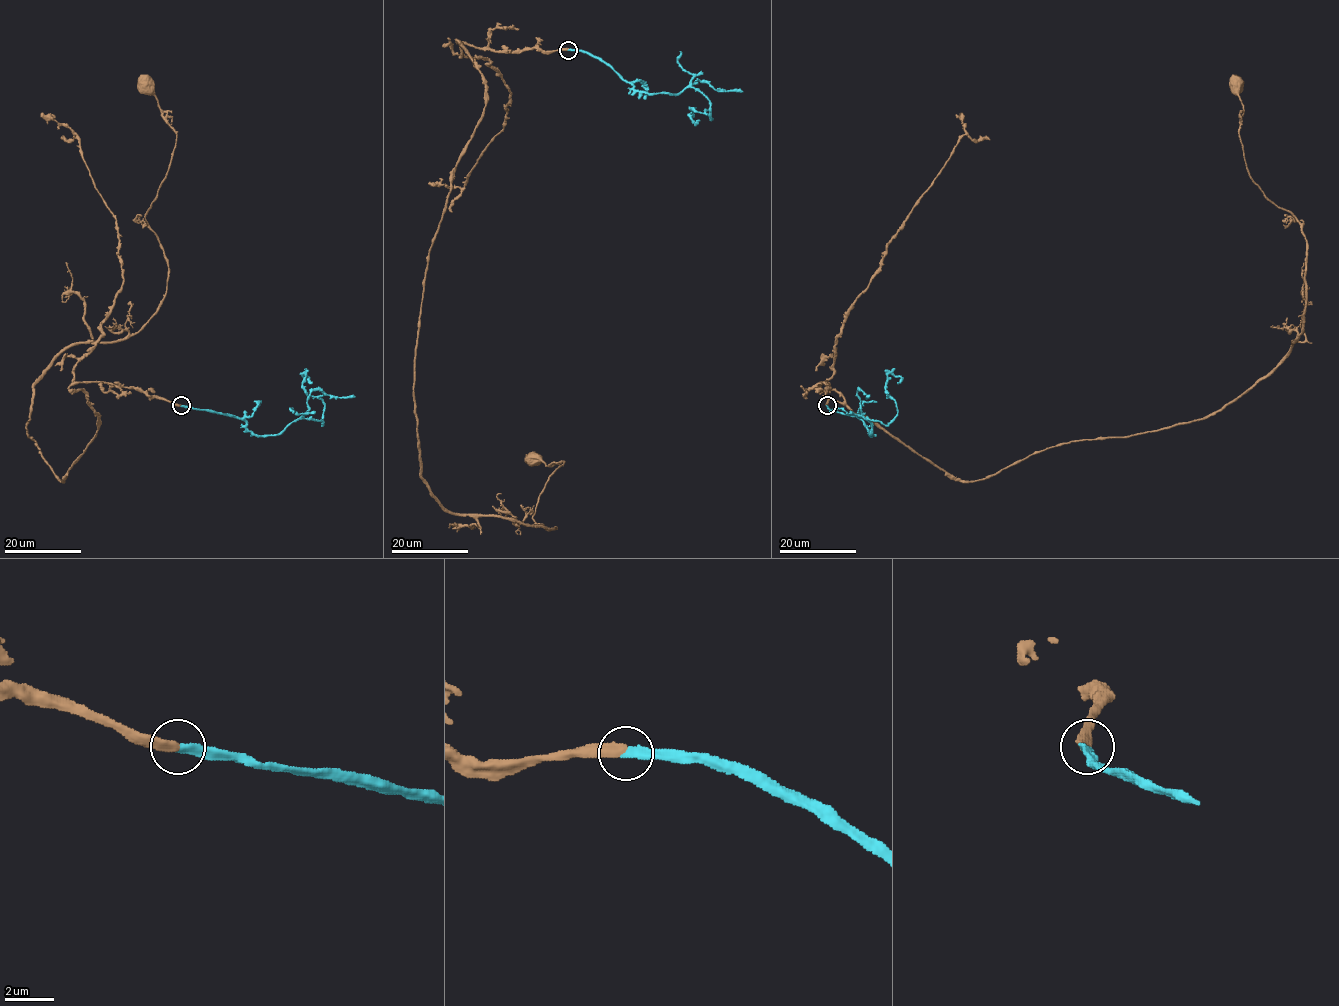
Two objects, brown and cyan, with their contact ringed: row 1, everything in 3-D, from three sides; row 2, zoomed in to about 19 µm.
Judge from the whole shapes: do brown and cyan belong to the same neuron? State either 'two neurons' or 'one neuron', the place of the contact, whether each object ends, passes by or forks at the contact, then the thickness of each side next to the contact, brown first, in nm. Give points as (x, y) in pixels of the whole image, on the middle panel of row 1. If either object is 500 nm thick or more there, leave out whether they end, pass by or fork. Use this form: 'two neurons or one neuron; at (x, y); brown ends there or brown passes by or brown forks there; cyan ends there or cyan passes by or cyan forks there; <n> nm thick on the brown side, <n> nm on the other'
one neuron; at (568, 50); brown ends there; cyan ends there; 440 nm thick on the brown side, 360 nm on the other

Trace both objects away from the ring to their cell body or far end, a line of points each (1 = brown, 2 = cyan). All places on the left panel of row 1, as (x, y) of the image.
1: (181, 406), (72, 383), (98, 429), (63, 481), (26, 429), (62, 352), (165, 294), (146, 81)
2: (181, 406), (229, 413), (275, 436), (298, 418), (322, 425), (324, 403), (303, 388), (304, 373), (312, 382)

